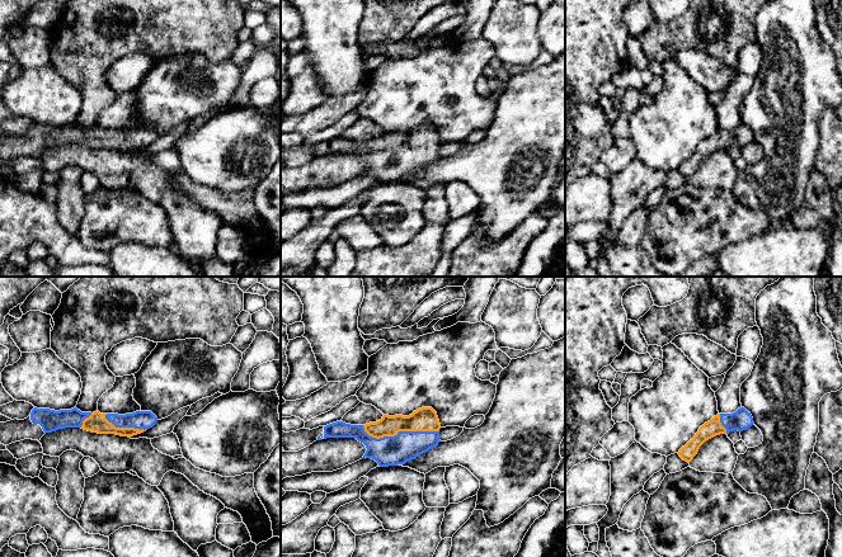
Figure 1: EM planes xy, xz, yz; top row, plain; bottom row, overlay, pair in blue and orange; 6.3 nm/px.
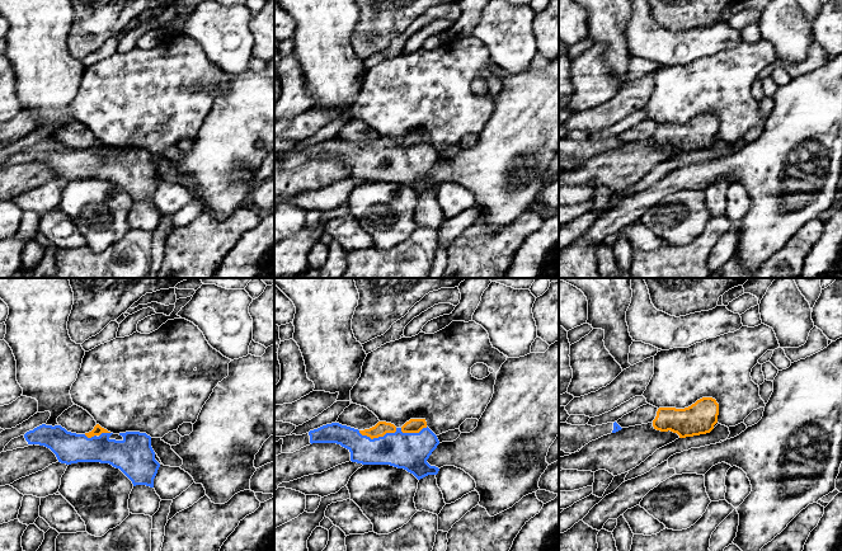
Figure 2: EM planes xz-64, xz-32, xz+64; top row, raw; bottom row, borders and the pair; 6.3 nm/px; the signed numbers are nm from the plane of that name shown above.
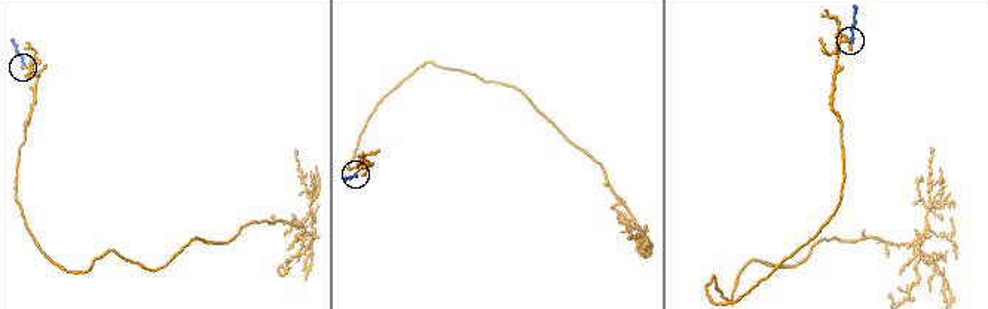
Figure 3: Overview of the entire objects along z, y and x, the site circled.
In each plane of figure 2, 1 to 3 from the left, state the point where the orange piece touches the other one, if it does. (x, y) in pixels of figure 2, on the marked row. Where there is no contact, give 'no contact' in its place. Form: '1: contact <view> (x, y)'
1: contact xz-64 (92, 437)
2: contact xz-32 (379, 437)
3: no contact

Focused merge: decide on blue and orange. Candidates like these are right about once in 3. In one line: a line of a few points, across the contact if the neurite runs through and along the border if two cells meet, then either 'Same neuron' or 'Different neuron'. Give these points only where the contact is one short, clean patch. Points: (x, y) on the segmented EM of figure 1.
Line: xz (389, 451), (399, 432), (412, 432), (424, 419). Same neuron

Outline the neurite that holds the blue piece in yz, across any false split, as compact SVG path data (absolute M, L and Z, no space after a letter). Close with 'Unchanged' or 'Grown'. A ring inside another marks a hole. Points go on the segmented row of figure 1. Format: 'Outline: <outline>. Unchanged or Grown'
Outline: M744 407L738 409L733 414L718 414L698 429L696 435L679 449L678 454L690 463L706 440L720 434L729 434L733 430L747 430L753 424L751 412Z. Grown

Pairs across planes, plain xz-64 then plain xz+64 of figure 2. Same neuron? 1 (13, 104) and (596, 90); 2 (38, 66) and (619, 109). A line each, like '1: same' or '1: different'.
1: same
2: different

